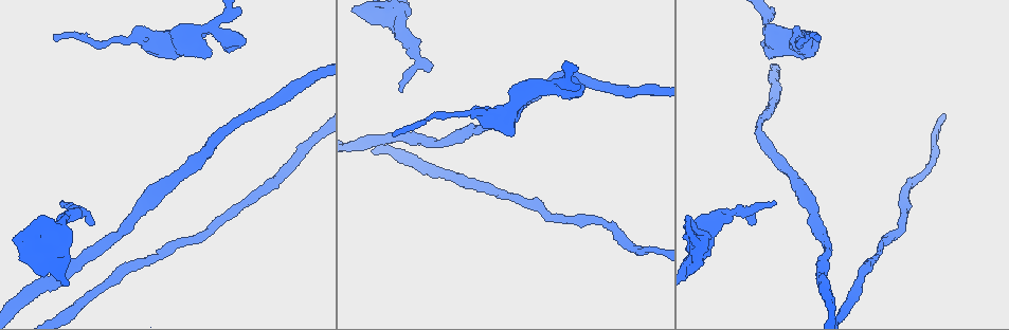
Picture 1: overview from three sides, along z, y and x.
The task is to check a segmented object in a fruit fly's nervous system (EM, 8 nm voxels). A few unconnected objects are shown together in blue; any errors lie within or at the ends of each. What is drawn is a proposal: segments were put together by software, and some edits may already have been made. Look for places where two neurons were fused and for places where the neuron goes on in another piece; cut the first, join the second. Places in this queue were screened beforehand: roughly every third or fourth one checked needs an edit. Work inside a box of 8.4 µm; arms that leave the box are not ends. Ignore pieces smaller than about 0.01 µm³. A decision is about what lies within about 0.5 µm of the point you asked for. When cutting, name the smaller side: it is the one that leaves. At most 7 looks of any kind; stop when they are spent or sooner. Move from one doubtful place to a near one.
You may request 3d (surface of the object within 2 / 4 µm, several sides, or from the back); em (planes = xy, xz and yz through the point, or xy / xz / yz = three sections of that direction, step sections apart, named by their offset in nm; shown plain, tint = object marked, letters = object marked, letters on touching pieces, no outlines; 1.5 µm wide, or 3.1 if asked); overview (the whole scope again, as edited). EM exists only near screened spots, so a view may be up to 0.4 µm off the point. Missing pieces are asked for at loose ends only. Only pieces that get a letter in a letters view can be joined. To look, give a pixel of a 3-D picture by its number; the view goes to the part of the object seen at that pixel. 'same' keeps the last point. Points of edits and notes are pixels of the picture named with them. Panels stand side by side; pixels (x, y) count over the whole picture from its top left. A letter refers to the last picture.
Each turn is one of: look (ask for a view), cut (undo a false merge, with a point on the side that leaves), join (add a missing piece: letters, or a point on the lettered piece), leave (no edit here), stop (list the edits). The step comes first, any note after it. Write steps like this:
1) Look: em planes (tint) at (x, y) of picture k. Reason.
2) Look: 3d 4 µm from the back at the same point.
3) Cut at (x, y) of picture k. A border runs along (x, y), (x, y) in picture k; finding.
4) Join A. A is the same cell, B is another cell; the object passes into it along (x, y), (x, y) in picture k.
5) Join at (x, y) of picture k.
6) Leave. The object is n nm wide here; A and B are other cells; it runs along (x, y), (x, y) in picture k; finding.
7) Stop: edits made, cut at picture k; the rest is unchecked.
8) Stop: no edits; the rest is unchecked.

Look: 3d 4 µm at (393, 134) of picture 1. End of a long branch.

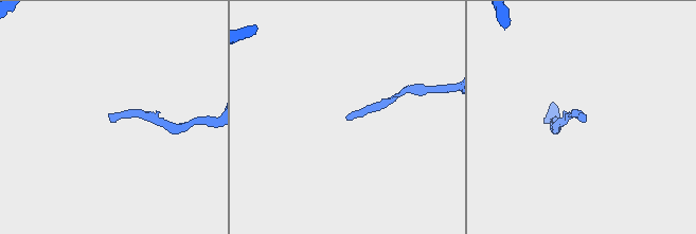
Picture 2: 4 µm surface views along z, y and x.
Look: em planes (plain) at (584, 115) of picture 2. Shape alone is not enough.

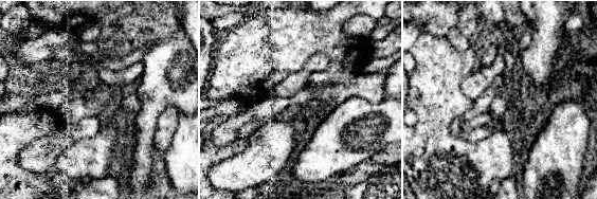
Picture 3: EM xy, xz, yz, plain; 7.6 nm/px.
Look: em planes (letters) at the same point. See the neighbours.

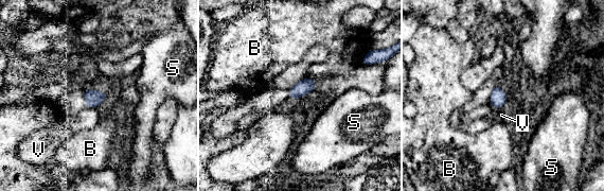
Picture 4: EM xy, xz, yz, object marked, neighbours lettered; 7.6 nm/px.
Leave. The object is 120 nm wide here; B, S and V are other cells; a border runs along (87, 106), (93, 108) in picture 4; no lettered piece goes on from it.

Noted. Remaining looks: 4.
Look: em yz step 8 (tint) at (769, 52) of picture 1. Branch stops here.

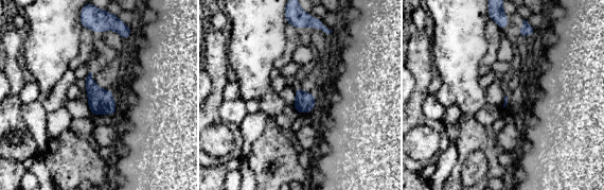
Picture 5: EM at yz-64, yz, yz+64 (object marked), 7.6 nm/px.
Look: em planes (letters) at the same point.

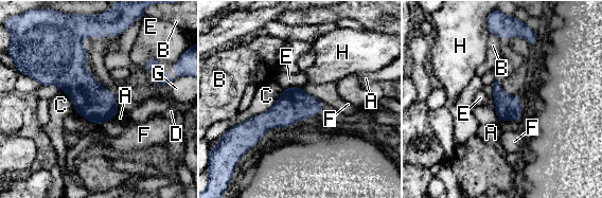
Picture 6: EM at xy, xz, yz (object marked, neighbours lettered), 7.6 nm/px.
Leave. A, B, C, D, E, F, G and H are other cells; a border runs along (494, 108), (499, 120) in picture 6; no lettered piece goes on from it.

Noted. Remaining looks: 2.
Stop: no edits; the rest is unchecked.

